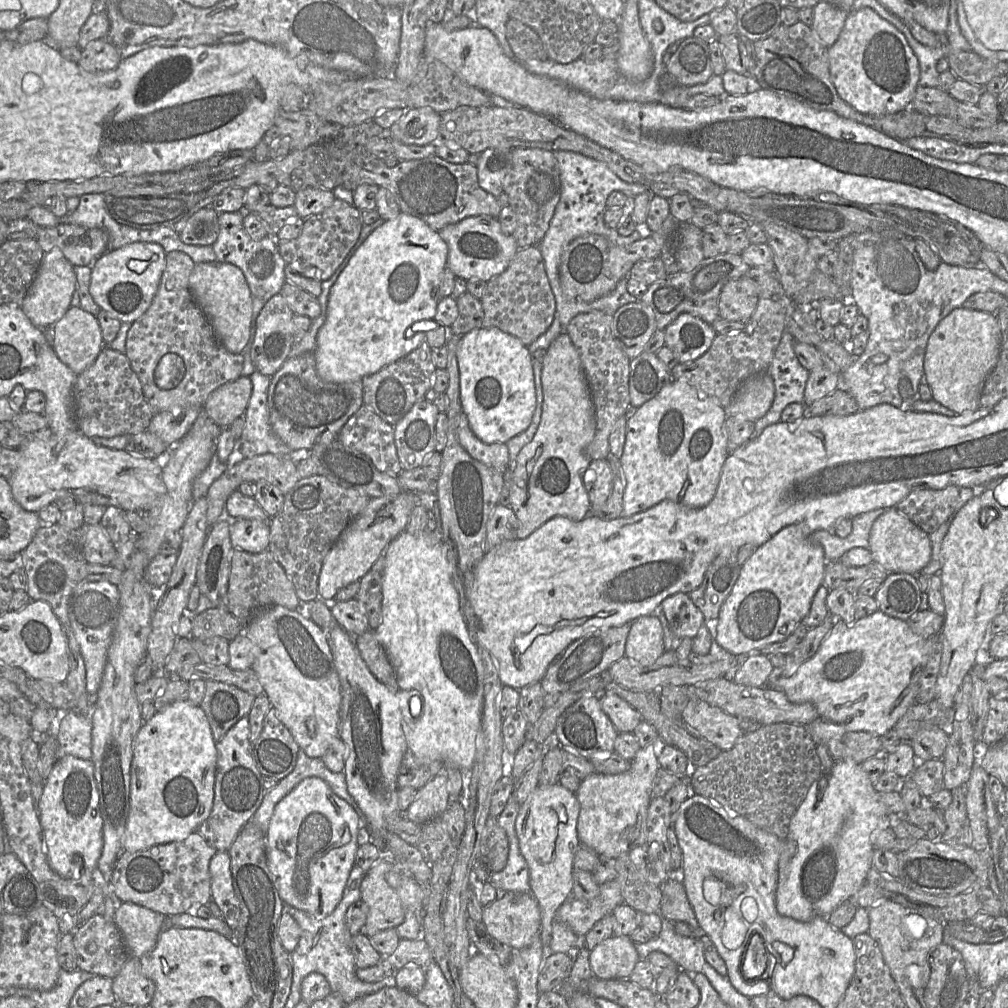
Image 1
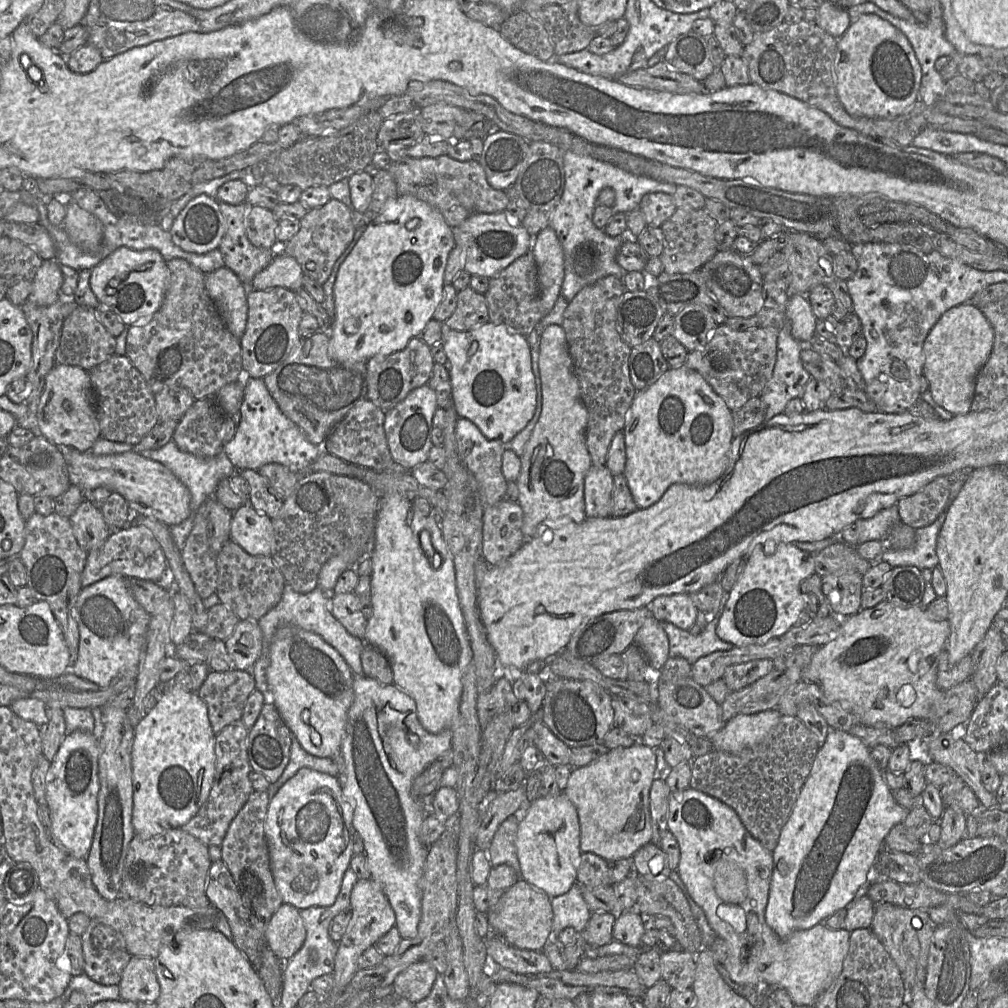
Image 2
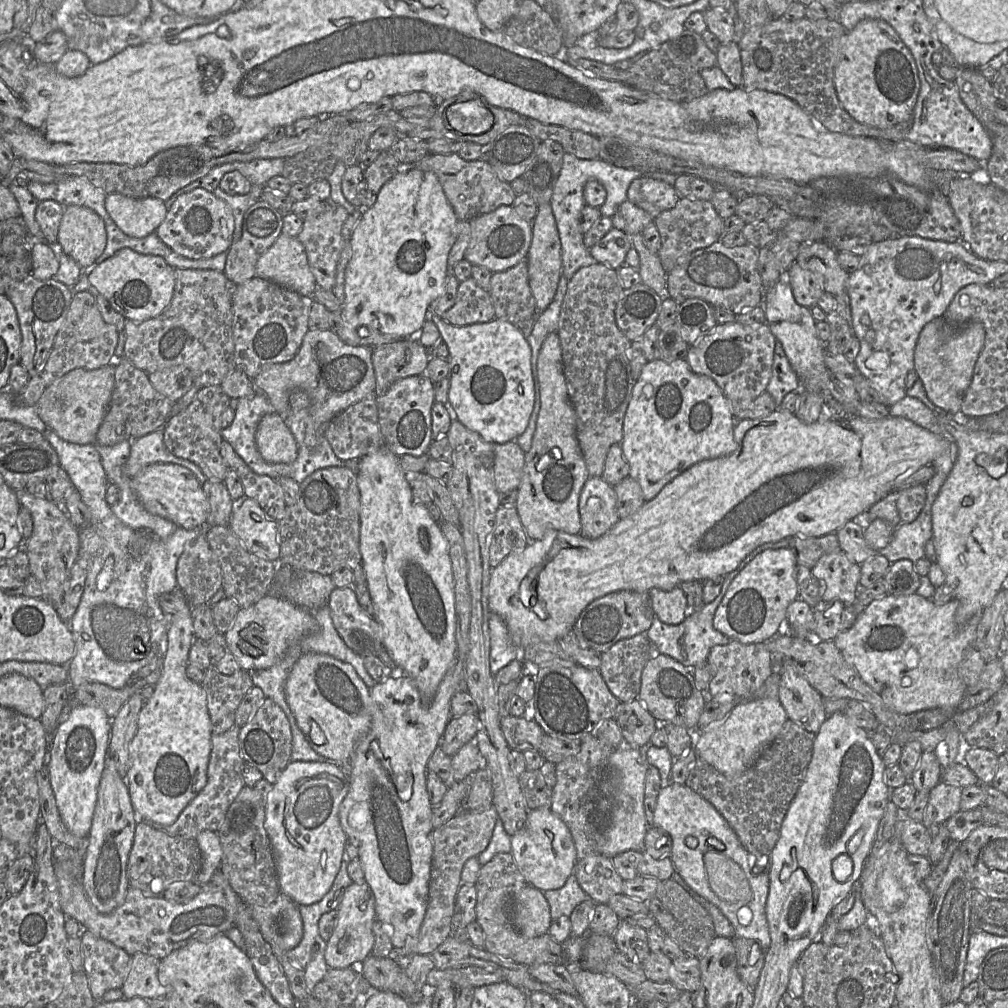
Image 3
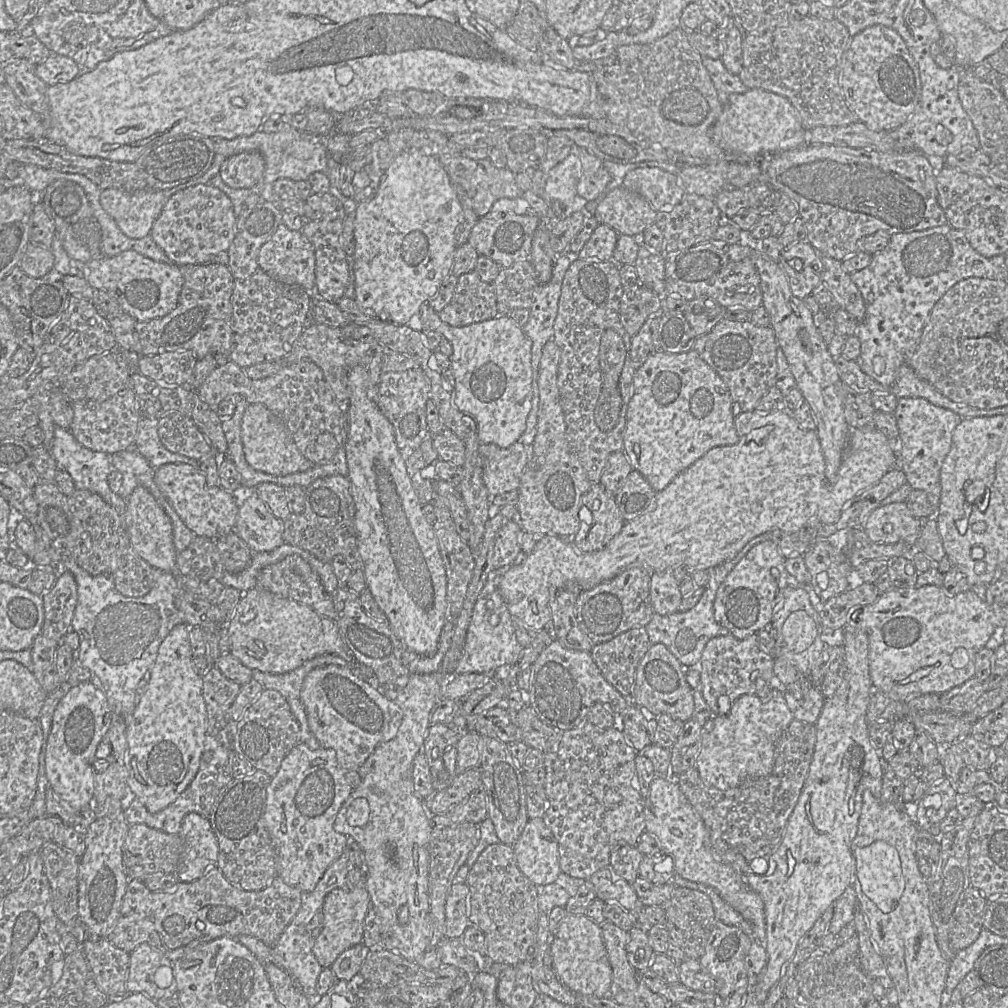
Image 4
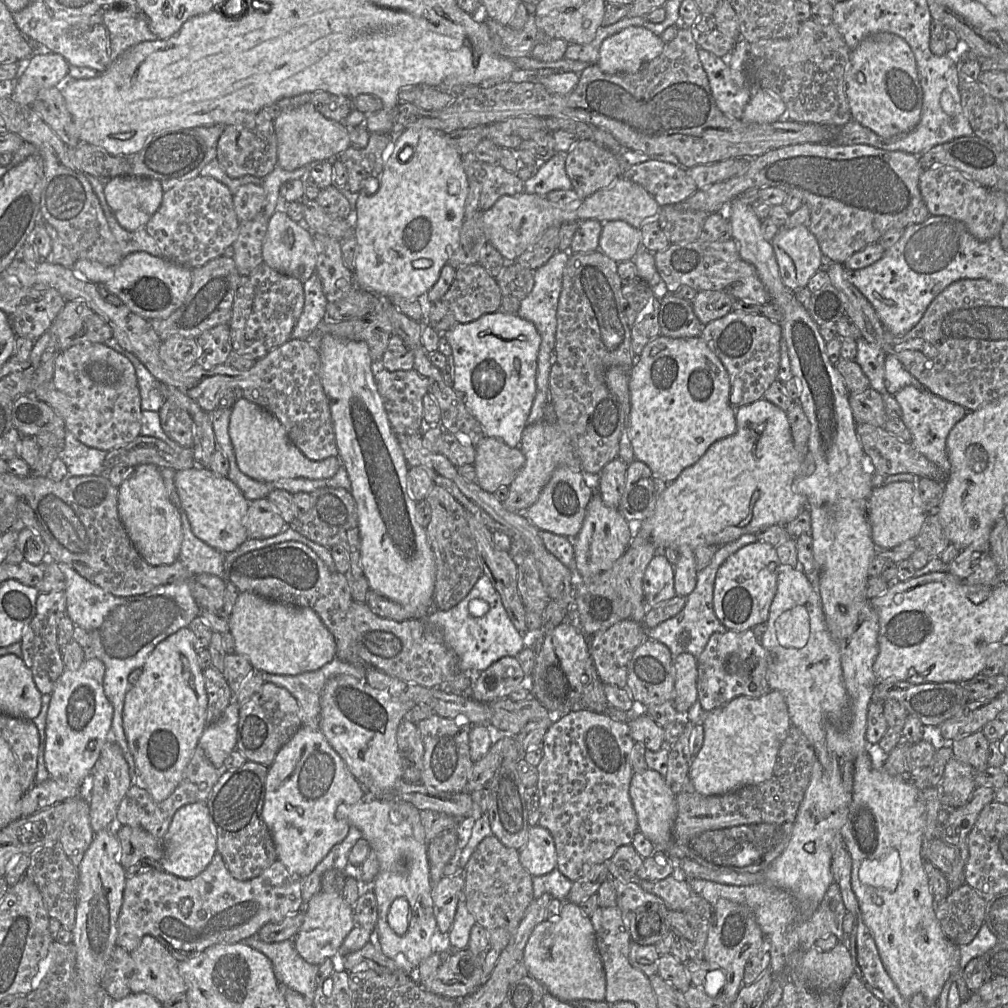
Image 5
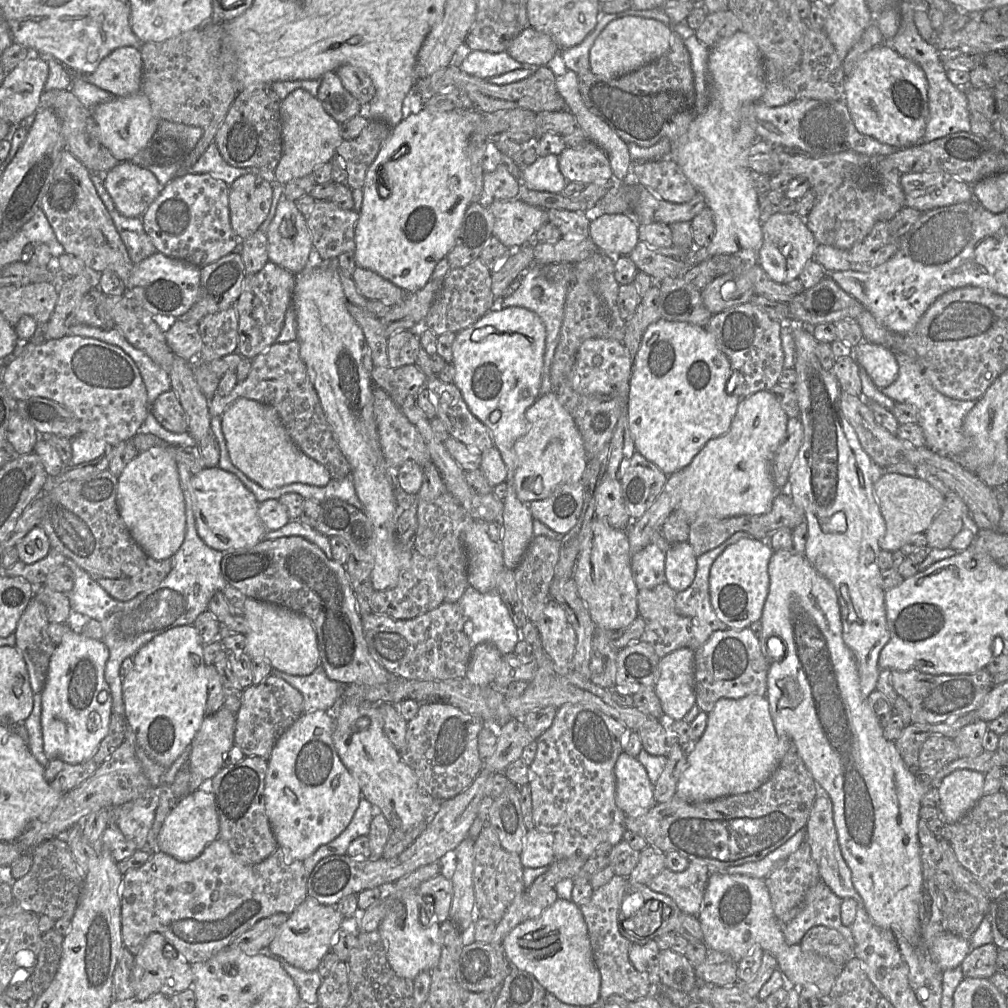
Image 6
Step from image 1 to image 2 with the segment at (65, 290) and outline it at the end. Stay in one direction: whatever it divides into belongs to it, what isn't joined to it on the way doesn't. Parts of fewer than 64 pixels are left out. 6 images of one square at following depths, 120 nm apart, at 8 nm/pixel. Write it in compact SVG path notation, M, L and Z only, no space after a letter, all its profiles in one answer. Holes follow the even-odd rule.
M55 259L42 260L27 300L38 306L49 306L59 300L62 284L60 263Z

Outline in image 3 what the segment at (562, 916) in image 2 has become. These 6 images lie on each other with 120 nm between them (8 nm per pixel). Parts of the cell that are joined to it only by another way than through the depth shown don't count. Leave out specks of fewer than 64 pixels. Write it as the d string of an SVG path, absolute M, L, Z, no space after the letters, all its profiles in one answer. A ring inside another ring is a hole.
M574 873L569 876L560 889L542 892L548 901L552 920L556 920L561 916L569 917L573 909L588 898Z

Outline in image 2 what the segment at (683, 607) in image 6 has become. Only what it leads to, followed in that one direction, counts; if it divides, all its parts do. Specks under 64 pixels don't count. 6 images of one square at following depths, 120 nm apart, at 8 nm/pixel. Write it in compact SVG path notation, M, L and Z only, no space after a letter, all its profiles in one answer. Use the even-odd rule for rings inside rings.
M725 593L720 608L714 614L714 620L708 622L706 627L697 635L680 629L669 622L659 621L660 626L668 637L669 657L682 657L692 665L701 657L717 651L732 649L734 647L733 644L720 639L716 634L716 626L727 599L728 593Z

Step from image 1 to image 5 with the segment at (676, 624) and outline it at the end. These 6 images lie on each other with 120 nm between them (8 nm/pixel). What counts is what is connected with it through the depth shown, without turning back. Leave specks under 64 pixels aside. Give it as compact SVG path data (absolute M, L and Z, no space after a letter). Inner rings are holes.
M661 552L654 555L645 570L643 591L647 607L654 607L676 596L674 566Z

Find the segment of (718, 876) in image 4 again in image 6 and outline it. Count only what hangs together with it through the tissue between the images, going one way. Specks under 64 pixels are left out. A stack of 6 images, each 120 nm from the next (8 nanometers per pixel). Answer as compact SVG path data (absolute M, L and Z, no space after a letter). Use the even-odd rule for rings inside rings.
M622 752L615 764L615 802L626 816L646 814L655 804L654 785L650 782L645 767L640 761Z

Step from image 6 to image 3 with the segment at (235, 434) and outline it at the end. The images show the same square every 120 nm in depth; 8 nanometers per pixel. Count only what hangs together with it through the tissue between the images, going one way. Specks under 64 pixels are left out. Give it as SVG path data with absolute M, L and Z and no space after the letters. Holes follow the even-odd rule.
M277 413L263 416L256 430L255 442L262 458L273 464L288 464L298 456L298 444Z

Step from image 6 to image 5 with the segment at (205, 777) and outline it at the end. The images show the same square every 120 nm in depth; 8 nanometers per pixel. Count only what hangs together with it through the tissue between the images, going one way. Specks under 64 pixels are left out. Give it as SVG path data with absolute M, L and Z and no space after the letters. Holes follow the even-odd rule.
M231 702L220 718L208 724L198 741L198 746L217 769L224 769L228 755L236 749L239 705Z

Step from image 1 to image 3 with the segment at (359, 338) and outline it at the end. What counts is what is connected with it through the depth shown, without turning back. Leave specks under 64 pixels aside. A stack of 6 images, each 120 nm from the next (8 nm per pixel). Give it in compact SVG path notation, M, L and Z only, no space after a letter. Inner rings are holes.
M414 168L398 172L387 181L379 191L375 204L362 214L351 238L352 253L345 270L342 318L353 327L367 326L402 339L422 330L430 304L444 293L448 255L457 239L458 222L433 172Z

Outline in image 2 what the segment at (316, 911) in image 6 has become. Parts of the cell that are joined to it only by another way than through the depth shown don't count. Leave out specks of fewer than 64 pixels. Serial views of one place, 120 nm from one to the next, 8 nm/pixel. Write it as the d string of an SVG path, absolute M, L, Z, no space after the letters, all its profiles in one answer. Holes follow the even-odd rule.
M373 879L358 880L350 895L352 917L349 925L337 943L338 949L334 962L334 986L332 991L341 991L353 978L358 970L358 961L361 954L395 927L396 917L386 895L379 883Z

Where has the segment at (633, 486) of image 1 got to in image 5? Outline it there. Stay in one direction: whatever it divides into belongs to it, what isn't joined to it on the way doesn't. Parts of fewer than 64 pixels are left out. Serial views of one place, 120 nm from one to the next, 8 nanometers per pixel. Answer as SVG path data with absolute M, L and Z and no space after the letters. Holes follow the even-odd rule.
M658 336L650 341L643 349L640 357L635 361L629 370L629 390L630 390L630 419L629 419L629 439L633 448L634 457L645 463L659 479L669 484L673 482L684 469L695 464L716 441L731 436L736 431L735 410L730 404L731 385L729 375L715 353L708 345L698 337L691 338L669 338Z

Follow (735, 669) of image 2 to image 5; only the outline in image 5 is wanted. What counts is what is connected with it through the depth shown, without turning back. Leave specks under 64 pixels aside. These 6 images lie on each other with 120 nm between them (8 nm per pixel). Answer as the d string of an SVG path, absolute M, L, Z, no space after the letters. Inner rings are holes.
M751 629L712 634L697 664L697 700L705 712L723 707L736 697L757 698L771 690L766 679L767 650Z

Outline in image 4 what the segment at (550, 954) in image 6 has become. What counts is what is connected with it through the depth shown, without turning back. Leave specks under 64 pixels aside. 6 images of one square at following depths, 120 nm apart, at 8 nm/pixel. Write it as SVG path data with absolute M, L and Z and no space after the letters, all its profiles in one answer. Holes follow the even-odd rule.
M567 913L552 933L551 954L557 977L572 992L597 998L609 997L612 968L600 925L584 914Z

